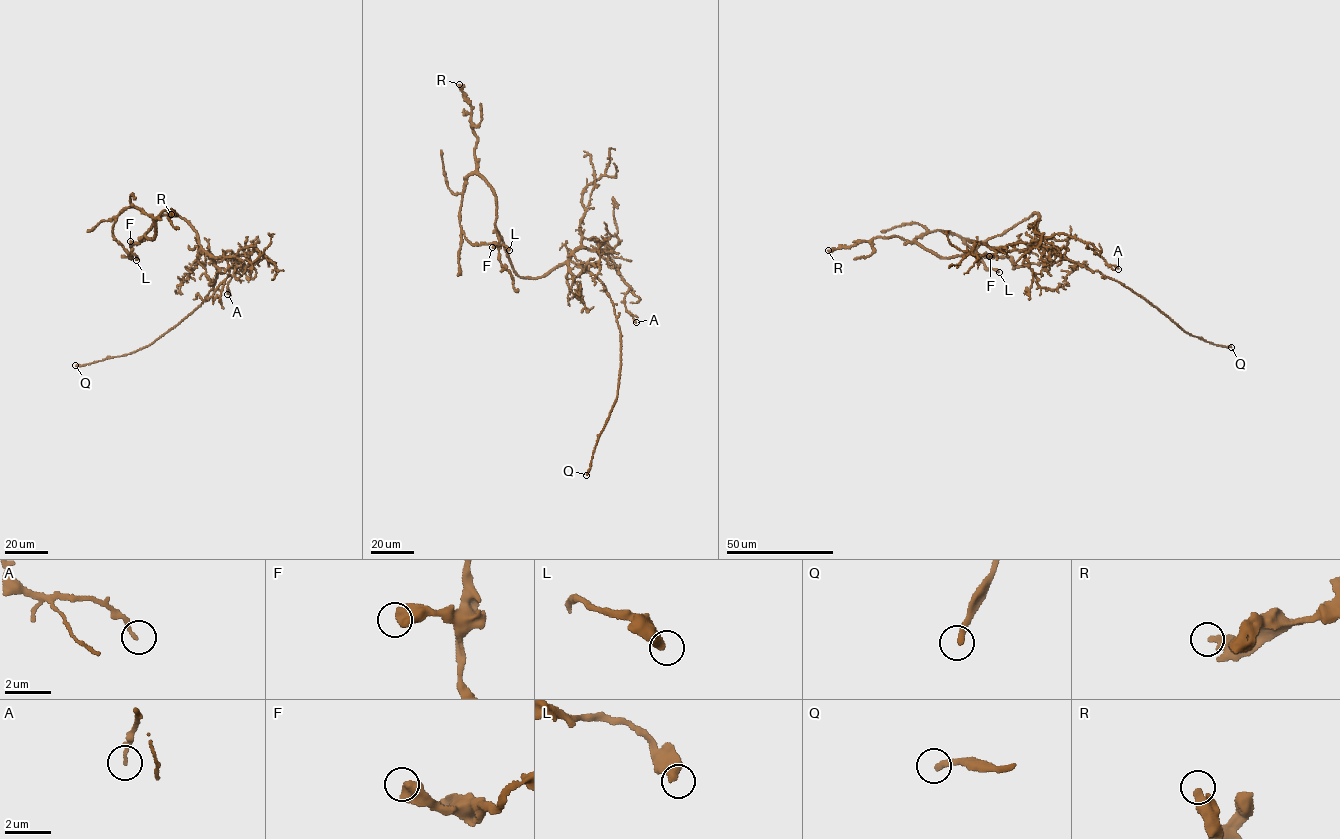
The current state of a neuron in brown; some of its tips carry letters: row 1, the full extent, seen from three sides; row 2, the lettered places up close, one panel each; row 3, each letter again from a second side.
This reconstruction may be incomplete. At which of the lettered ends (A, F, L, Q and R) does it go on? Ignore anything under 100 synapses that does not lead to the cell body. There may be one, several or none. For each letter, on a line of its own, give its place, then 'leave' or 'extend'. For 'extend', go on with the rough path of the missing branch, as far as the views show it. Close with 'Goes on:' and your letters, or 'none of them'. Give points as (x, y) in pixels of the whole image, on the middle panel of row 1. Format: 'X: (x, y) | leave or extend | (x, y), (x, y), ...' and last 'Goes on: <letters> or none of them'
A: (636, 322) | leave
F: (492, 247) | leave
L: (509, 250) | leave
Q: (586, 475) | extend
R: (459, 84) | leave
Goes on: Q

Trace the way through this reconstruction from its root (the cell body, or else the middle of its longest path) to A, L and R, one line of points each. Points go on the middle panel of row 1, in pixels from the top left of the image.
A: (556, 268), (582, 247), (605, 250), (623, 281), (632, 289), (626, 294), (624, 302), (636, 322)
L: (556, 268), (536, 278), (516, 274), (495, 225), (494, 190), (472, 173), (460, 210), (464, 236), (509, 250)
R: (556, 268), (536, 278), (515, 274), (495, 225), (494, 190), (477, 172), (471, 107), (459, 84)

